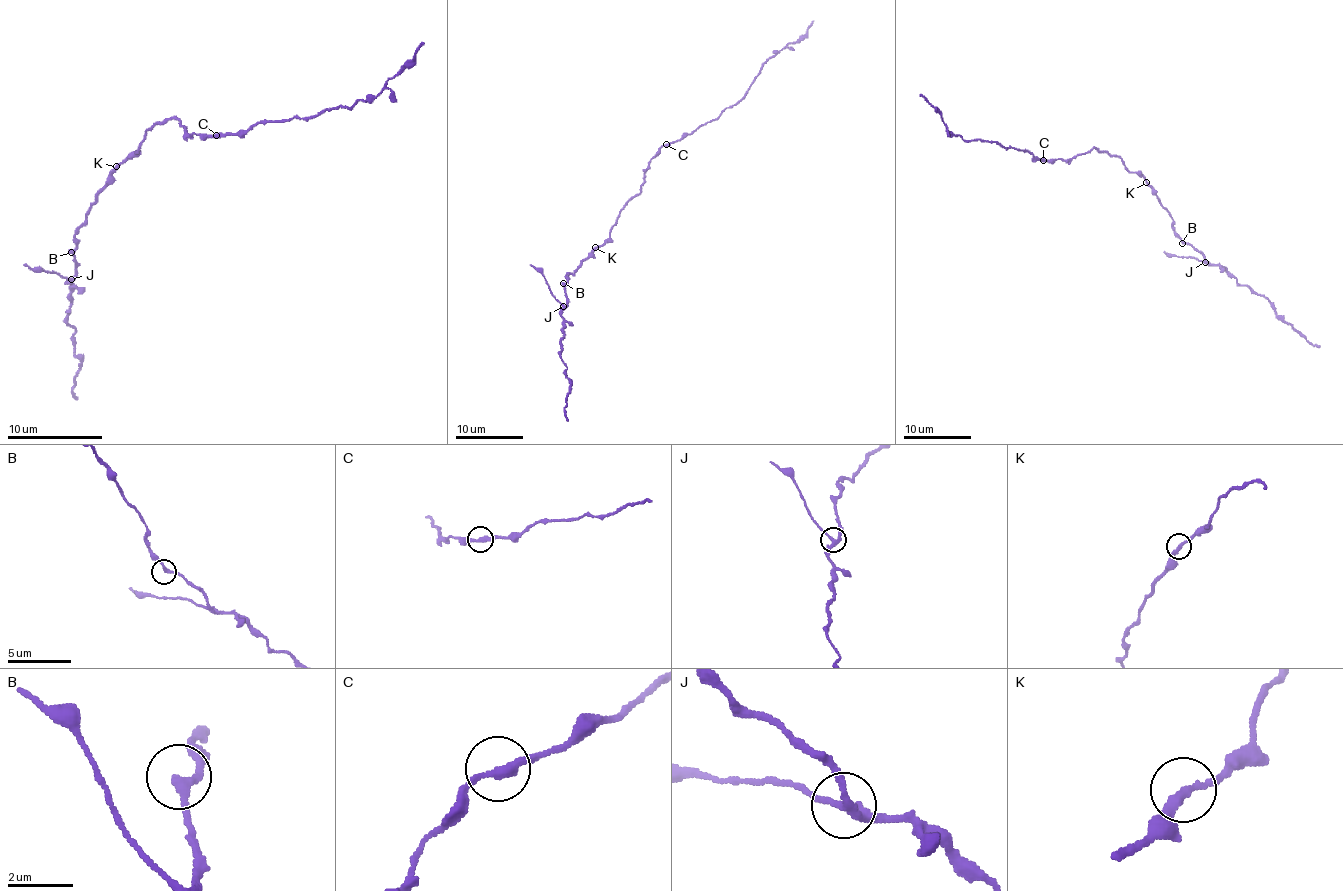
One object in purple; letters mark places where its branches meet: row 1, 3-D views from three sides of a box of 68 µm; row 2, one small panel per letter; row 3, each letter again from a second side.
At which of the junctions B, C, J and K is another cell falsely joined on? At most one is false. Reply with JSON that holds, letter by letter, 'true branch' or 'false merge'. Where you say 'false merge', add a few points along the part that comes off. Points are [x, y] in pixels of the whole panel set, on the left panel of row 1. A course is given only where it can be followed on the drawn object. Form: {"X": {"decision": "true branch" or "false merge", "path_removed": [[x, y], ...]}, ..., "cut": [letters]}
{"B": {"decision": "true branch"}, "C": {"decision": "true branch"}, "J": {"decision": "false merge", "path_removed": [[71, 278], [35, 271], [23, 264]]}, "K": {"decision": "true branch"}, "cut": ["J"]}

